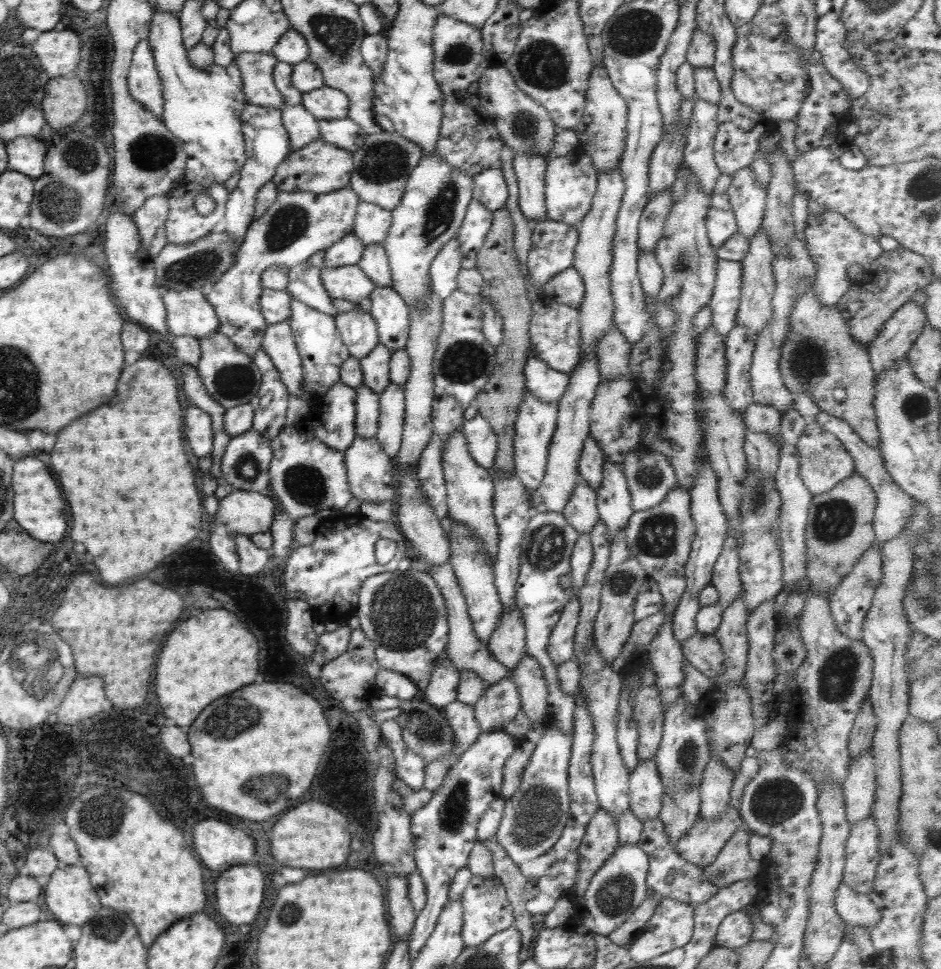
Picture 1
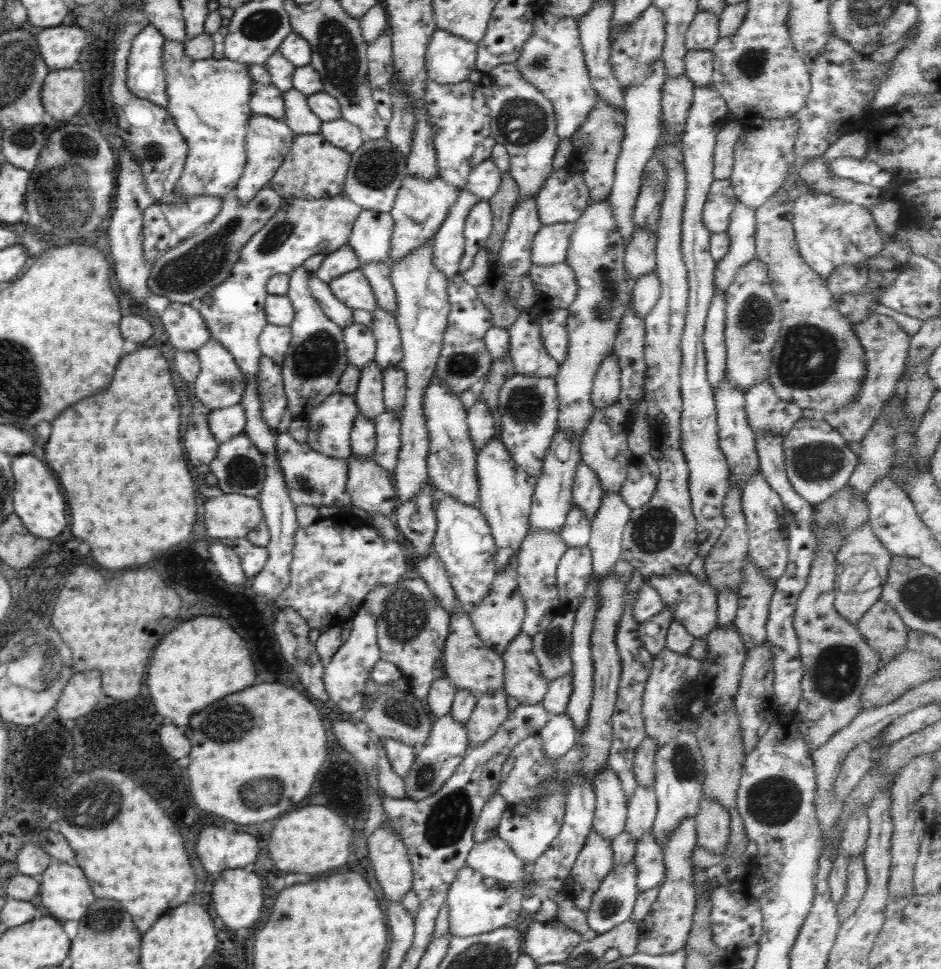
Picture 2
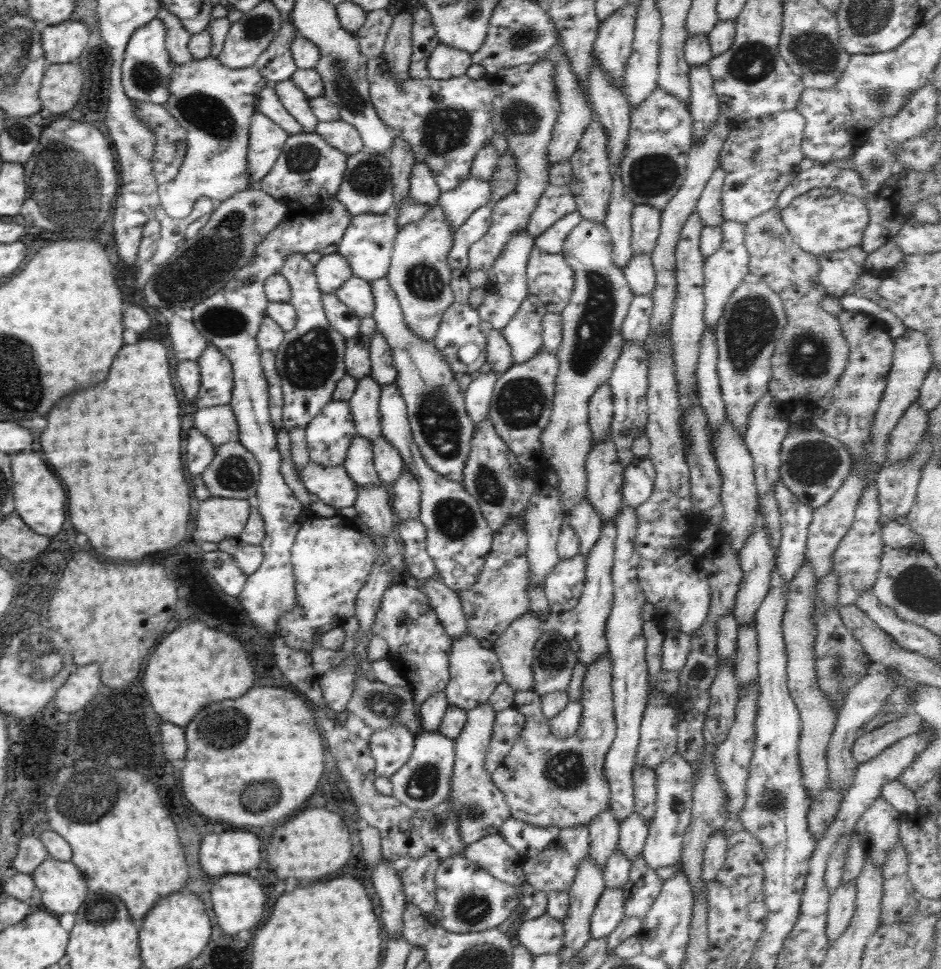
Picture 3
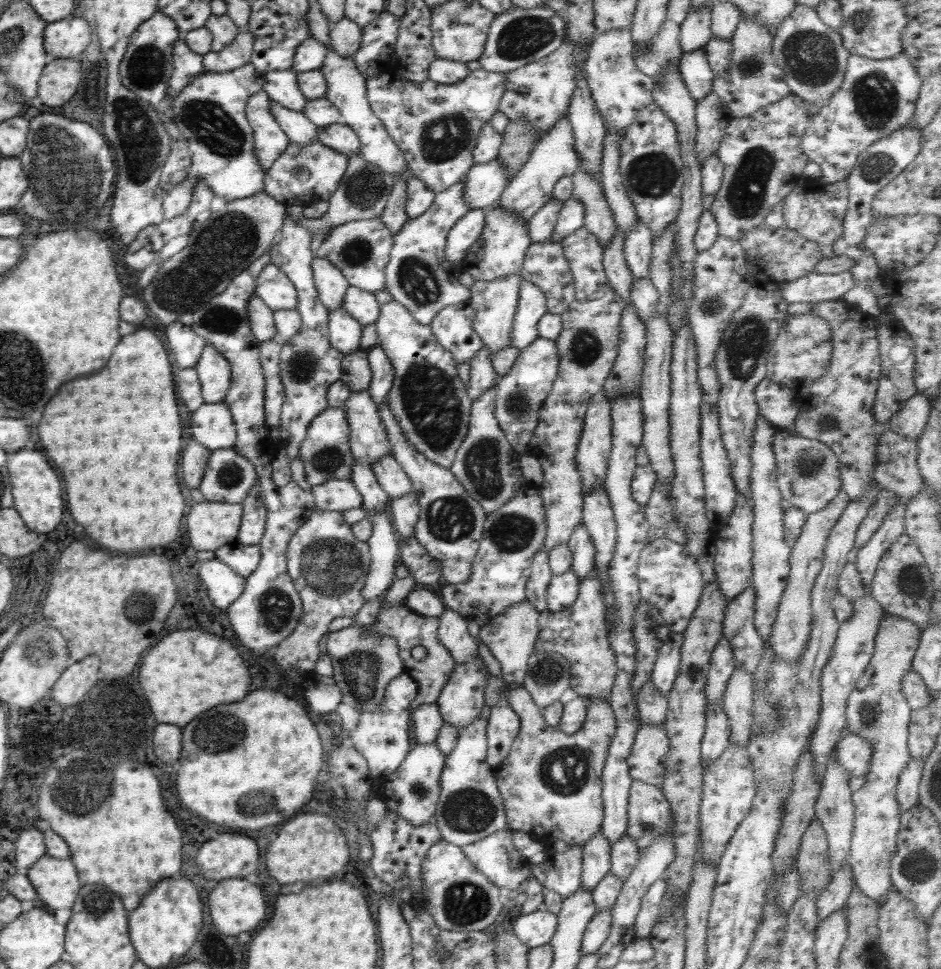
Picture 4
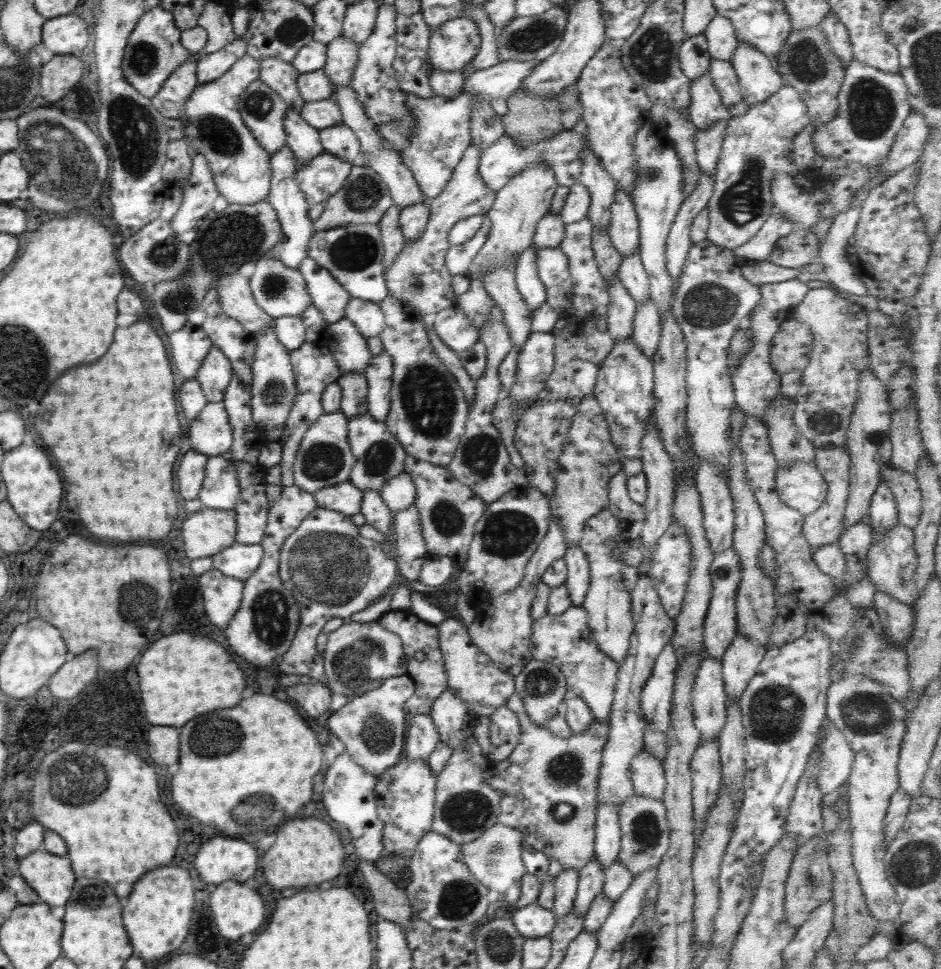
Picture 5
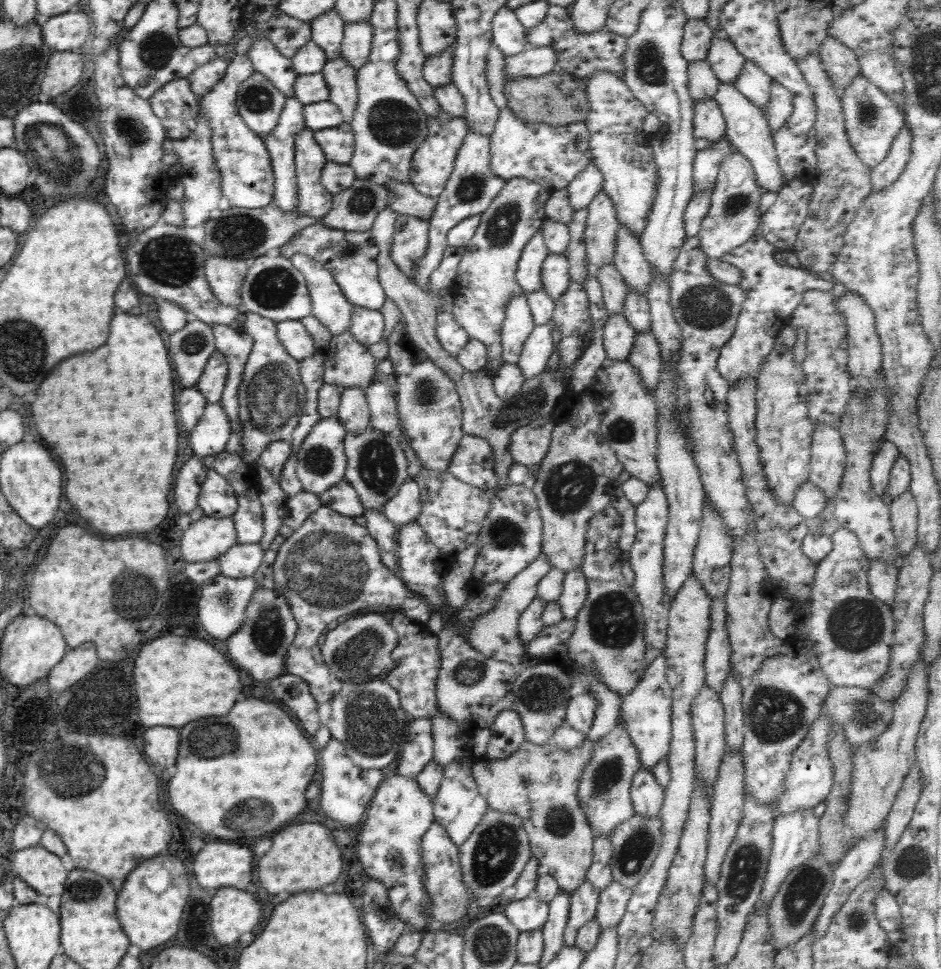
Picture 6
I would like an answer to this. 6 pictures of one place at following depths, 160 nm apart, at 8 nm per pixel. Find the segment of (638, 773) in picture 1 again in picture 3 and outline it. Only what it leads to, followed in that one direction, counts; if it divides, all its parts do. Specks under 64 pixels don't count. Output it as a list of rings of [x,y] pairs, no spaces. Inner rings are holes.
[[[632,813],[620,823],[617,848],[632,862],[641,852],[649,831],[649,825],[639,814]]]

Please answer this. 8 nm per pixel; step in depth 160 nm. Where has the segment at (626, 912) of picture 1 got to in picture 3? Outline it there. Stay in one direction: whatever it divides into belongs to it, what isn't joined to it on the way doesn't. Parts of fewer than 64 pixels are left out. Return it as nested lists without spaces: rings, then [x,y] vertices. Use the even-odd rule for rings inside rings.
[[[605,888],[590,917],[590,937],[608,937],[625,918],[625,894],[622,888]]]

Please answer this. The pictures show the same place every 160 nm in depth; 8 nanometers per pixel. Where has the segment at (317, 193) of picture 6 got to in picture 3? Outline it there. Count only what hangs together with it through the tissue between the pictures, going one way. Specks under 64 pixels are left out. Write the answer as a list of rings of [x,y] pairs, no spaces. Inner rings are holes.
[[[266,84],[262,90],[258,91],[258,94],[254,96],[254,109],[255,112],[270,118],[274,124],[280,125],[290,135],[303,132],[302,125],[280,103],[274,87]]]

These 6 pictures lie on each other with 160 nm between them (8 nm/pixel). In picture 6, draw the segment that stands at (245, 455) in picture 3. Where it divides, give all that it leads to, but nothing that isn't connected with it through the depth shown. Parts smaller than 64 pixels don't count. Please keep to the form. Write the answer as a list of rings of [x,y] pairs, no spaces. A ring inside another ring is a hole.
[[[207,468],[207,478],[202,484],[197,505],[206,517],[222,519],[231,518],[238,503],[234,488],[214,469]]]

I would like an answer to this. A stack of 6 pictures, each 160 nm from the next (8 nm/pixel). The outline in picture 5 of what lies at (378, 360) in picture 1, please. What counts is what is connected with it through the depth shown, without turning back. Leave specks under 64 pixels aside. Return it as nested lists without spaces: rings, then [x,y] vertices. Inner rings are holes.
[[[370,413],[358,414],[348,419],[348,445],[354,456],[349,482],[360,491],[372,490],[380,493],[388,479],[404,473],[406,452],[398,439],[394,438],[394,435],[388,430],[388,427],[372,418]]]

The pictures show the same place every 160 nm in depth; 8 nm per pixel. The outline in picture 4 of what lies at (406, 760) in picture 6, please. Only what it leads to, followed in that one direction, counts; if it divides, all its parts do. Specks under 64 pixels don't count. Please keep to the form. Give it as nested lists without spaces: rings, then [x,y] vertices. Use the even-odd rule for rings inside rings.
[[[437,703],[420,705],[411,710],[414,720],[414,736],[418,744],[430,744],[435,742],[445,723],[440,714]]]

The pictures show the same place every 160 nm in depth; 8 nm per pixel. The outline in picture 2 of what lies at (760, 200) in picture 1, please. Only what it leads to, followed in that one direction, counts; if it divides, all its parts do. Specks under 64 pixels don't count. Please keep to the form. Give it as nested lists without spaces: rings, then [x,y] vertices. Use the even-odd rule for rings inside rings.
[[[741,202],[735,204],[727,230],[730,250],[717,262],[714,273],[715,291],[725,290],[732,284],[739,268],[756,258],[756,208]]]

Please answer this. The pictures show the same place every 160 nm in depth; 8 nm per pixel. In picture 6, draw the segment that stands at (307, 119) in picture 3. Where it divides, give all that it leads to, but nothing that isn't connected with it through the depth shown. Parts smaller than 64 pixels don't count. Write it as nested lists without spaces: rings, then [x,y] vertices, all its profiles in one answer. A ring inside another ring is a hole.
[[[266,38],[254,42],[247,55],[256,72],[271,80],[286,97],[295,96],[294,83],[299,74],[294,70],[291,59],[282,56]]]

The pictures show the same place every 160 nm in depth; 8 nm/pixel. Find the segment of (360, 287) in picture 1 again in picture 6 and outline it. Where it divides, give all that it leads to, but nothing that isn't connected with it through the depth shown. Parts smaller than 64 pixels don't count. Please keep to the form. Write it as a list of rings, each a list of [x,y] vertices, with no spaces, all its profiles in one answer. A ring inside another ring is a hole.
[[[353,306],[349,331],[358,341],[368,346],[382,340],[384,317],[379,310]]]

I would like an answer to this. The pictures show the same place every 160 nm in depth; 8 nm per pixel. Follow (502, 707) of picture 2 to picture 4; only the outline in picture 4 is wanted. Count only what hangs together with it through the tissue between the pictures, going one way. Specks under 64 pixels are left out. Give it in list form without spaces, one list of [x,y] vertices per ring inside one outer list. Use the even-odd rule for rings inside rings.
[[[480,716],[459,730],[457,745],[446,757],[440,775],[441,793],[434,817],[444,841],[461,847],[482,840],[497,830],[507,829],[494,769],[487,763],[487,719]]]

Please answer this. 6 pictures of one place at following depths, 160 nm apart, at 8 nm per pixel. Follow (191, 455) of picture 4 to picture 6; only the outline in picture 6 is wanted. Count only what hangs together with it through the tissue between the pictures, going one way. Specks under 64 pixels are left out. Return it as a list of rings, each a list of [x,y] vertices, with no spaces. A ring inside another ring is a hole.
[[[190,458],[176,474],[174,480],[174,504],[180,514],[187,515],[197,506],[202,484],[207,478],[207,468],[202,465],[202,458]]]

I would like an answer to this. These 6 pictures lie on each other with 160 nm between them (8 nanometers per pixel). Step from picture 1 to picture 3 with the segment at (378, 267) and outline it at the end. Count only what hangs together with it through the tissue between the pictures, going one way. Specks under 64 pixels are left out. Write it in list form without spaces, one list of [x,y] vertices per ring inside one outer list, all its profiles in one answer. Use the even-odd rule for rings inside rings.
[[[379,278],[370,284],[375,300],[372,317],[376,321],[377,331],[390,347],[397,372],[395,383],[406,403],[411,433],[422,460],[437,474],[462,485],[462,470],[470,456],[470,441],[475,429],[475,424],[465,407],[465,393],[454,378],[455,374],[450,365],[443,359],[443,354],[440,354],[433,342],[420,338],[410,330],[388,279]]]

